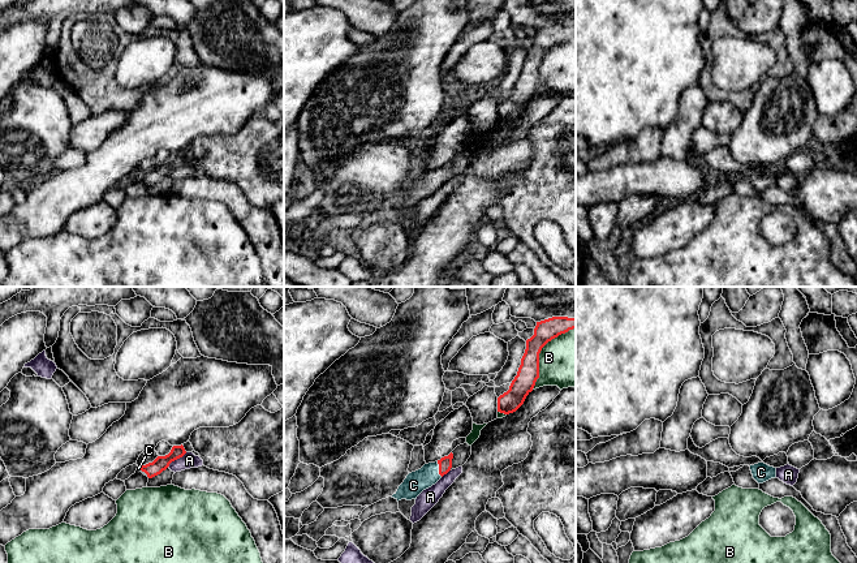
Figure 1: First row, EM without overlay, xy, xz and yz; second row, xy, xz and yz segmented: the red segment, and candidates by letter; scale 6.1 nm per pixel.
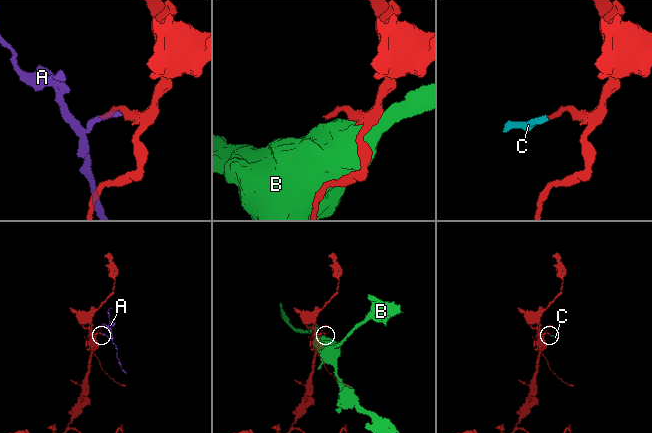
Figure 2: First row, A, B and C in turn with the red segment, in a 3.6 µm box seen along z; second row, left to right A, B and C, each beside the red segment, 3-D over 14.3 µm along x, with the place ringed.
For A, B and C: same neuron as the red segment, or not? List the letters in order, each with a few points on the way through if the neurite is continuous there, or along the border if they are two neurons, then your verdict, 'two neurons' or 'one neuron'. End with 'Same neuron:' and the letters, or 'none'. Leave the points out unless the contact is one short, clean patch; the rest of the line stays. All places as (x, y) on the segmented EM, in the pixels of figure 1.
A: along xy (186, 452), (167, 467) | two neurons
B: two neurons
C: across xz (444, 463), (439, 469), (416, 482) | one neuron
Same neuron: C

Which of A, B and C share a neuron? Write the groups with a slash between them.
A / B / C

